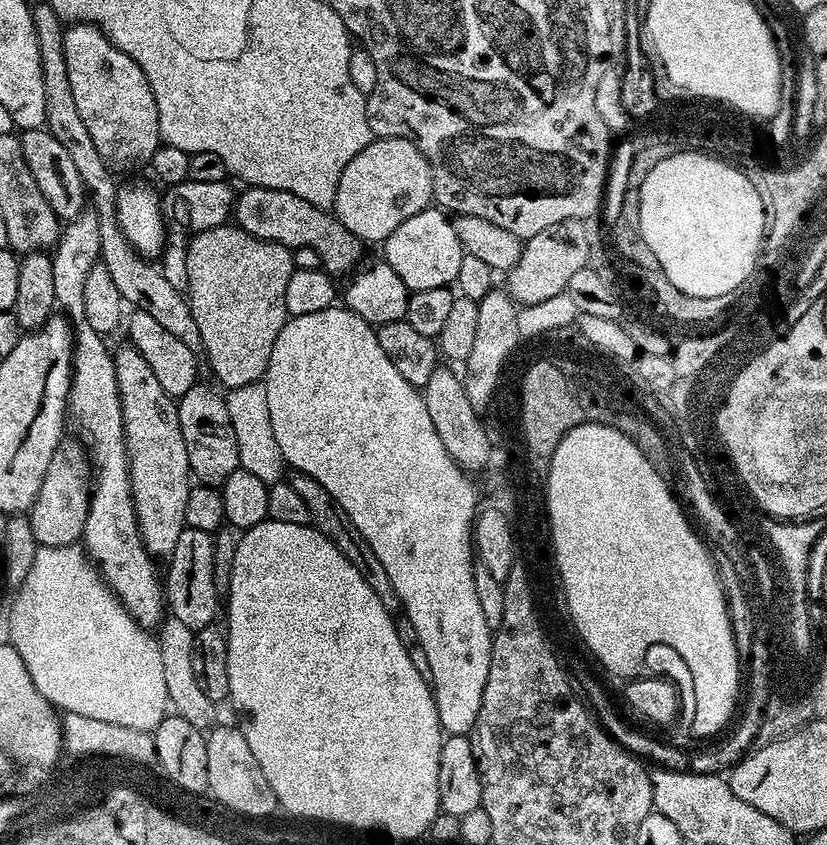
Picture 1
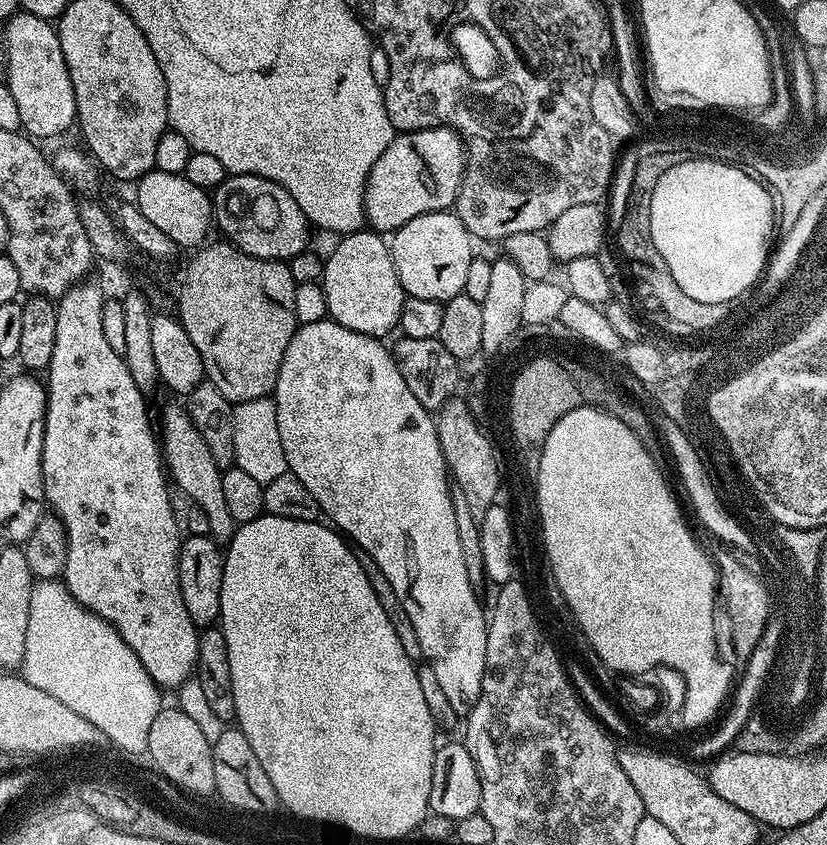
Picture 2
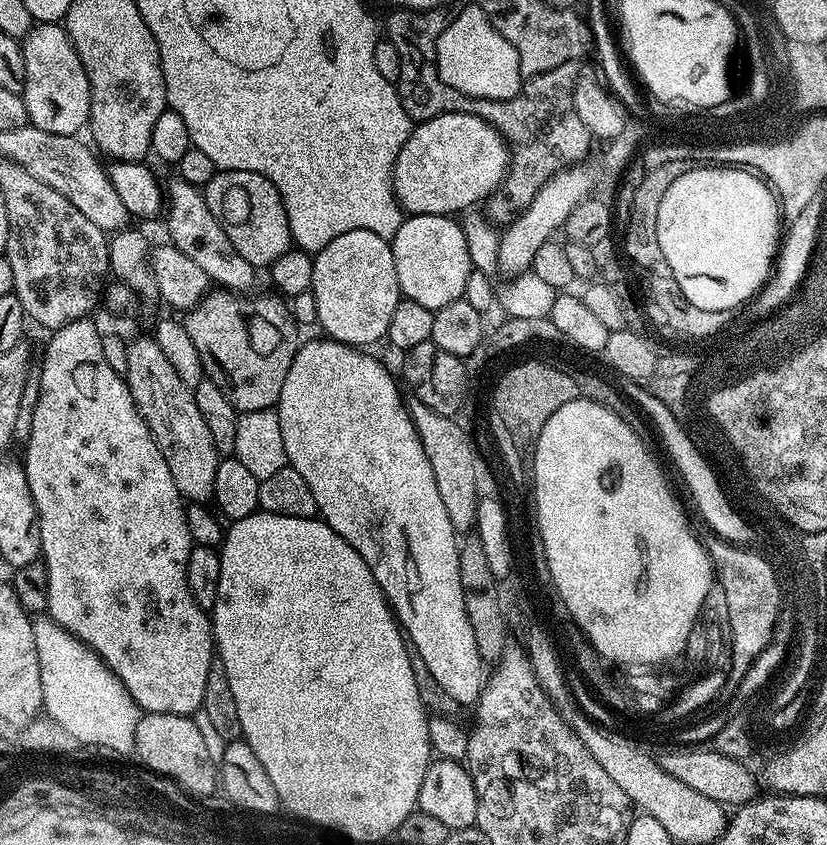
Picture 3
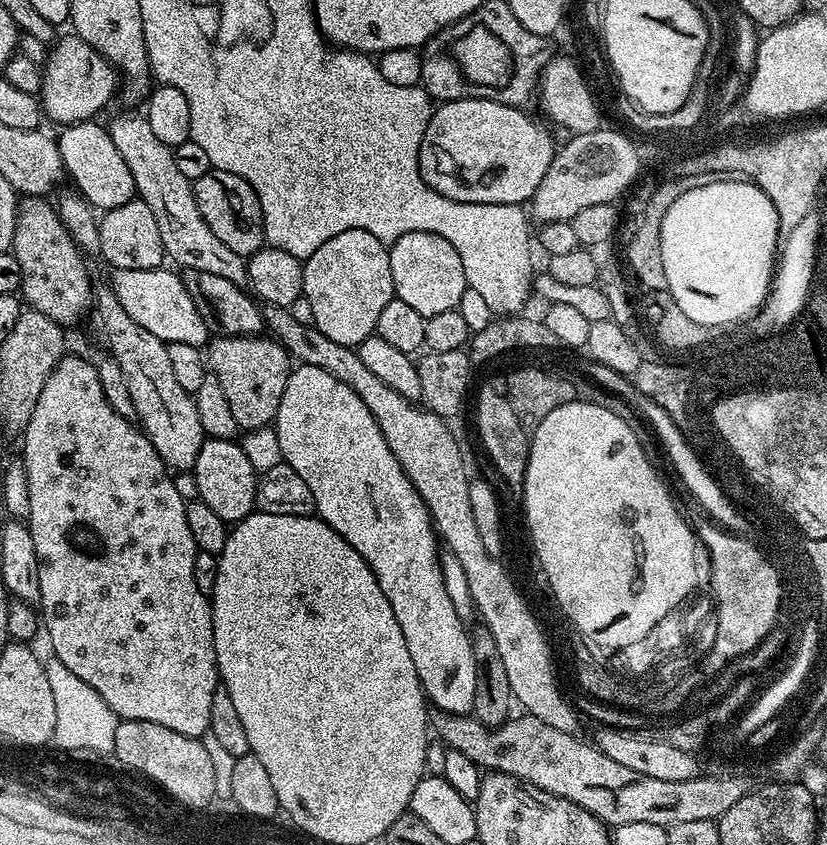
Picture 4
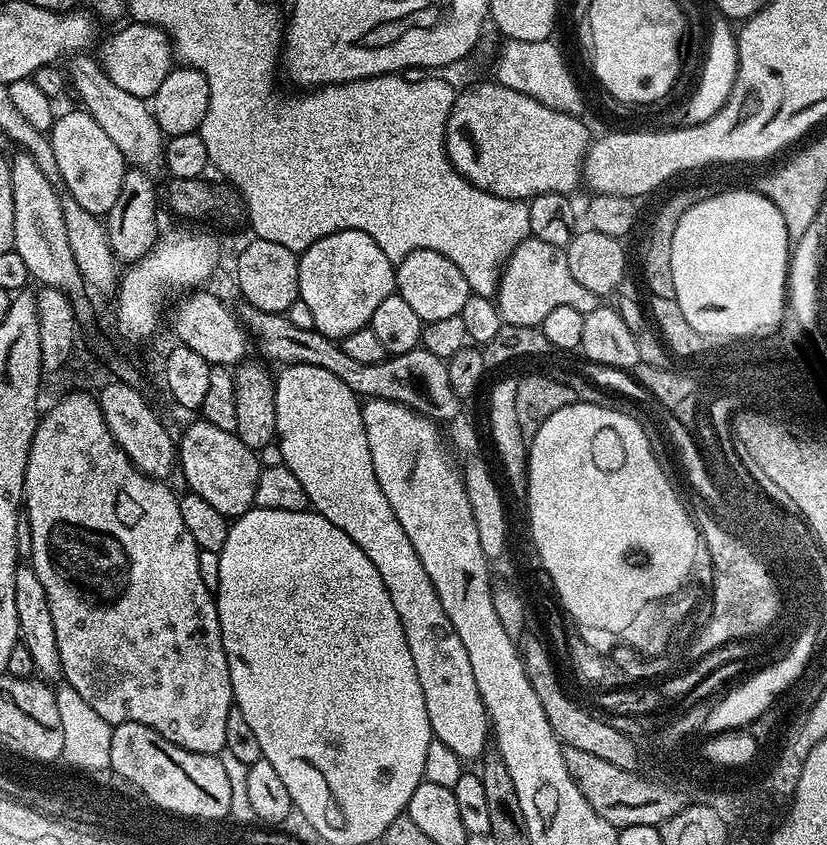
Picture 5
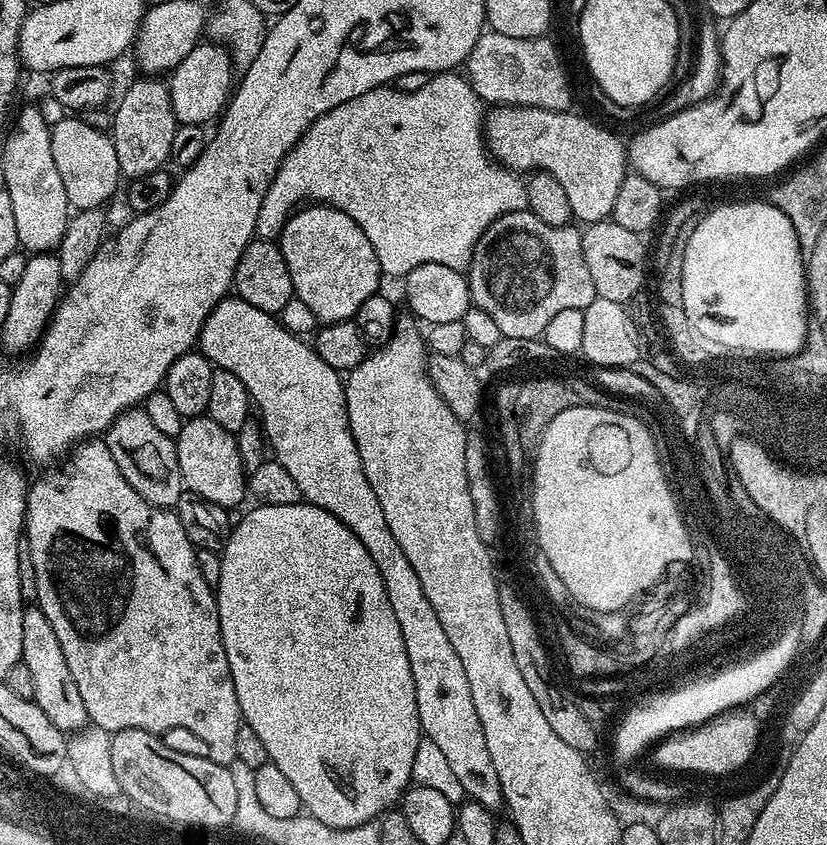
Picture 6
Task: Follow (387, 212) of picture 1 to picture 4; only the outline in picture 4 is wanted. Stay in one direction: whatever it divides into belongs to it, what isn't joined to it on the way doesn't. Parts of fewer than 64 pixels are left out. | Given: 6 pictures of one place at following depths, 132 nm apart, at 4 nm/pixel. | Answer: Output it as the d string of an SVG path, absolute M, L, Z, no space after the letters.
M462 98L461 100L443 101L433 111L430 122L426 126L426 134L422 134L422 146L420 147L420 173L422 178L433 188L438 190L446 198L463 204L518 204L527 205L532 196L542 186L542 178L546 178L546 170L550 170L550 162L556 157L557 141L552 141L552 136L532 116L527 116L524 108L506 106L502 102L494 102L486 98Z

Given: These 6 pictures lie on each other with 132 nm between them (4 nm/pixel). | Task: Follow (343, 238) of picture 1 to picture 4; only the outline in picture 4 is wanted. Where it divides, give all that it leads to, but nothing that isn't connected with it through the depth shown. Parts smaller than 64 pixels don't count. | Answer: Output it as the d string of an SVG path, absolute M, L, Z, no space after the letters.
M212 167L202 178L192 181L194 202L198 202L198 210L202 218L206 218L206 226L214 230L214 234L223 244L230 246L234 254L245 258L265 247L264 219L262 206L258 202L258 194L238 174L230 174L226 170Z

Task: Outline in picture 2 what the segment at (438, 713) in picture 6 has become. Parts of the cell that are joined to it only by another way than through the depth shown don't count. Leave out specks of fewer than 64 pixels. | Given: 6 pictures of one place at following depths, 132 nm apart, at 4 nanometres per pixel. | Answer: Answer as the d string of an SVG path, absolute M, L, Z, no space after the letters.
M331 318L299 325L296 333L290 338L290 346L286 346L286 354L282 358L282 366L278 370L274 401L277 406L279 437L282 448L285 450L287 471L293 472L298 478L298 482L302 482L302 486L306 486L306 490L310 490L310 494L314 494L321 513L325 517L329 516L327 519L360 552L370 554L370 558L378 566L378 570L382 570L382 574L386 574L386 582L390 582L390 586L394 586L394 594L398 594L398 602L402 602L402 610L406 610L406 618L410 618L410 622L414 622L414 631L418 634L419 642L422 642L424 659L433 668L435 677L438 678L438 686L442 688L447 701L454 710L459 714L467 714L478 702L482 690L482 674L486 662L486 638L488 637L486 612L485 609L484 612L480 609L480 600L476 597L477 589L466 574L466 562L462 558L462 542L458 542L458 522L452 509L453 493L448 492L450 472L445 465L444 455L440 449L433 413L424 408L422 402L418 402L418 398L414 398L414 394L410 394L410 386L406 386L406 381L402 379L402 374L396 365L395 355L389 349L387 352L380 344L383 343L377 337L346 330L346 326L342 326Z

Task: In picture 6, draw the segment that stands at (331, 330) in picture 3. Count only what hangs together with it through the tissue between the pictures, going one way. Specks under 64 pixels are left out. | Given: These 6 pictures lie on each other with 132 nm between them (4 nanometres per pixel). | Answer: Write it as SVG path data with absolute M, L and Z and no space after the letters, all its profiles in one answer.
M304 206L292 213L280 231L278 243L282 250L282 258L286 258L286 266L290 270L290 282L295 296L302 298L310 310L314 310L317 321L333 324L339 320L351 320L356 315L358 306L366 302L366 298L377 295L381 291L382 273L380 263L374 254L374 246L370 246L370 238L342 210L331 206Z

